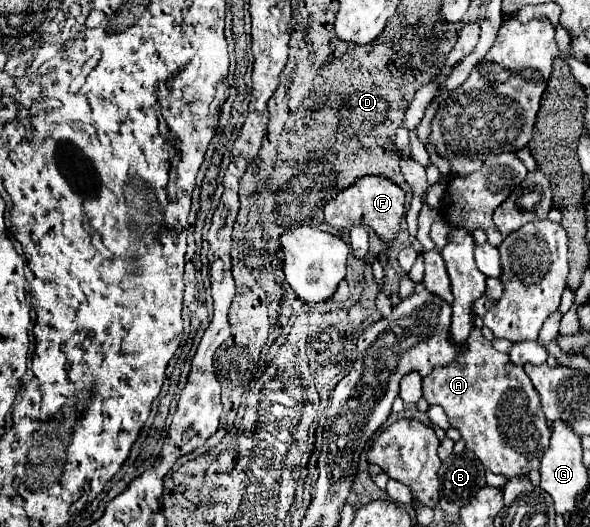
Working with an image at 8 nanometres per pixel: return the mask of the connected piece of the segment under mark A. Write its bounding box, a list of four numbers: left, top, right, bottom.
[422,328,552,478]

